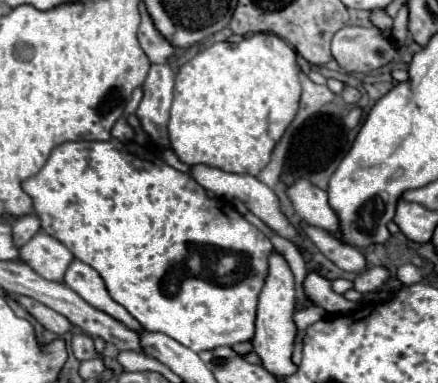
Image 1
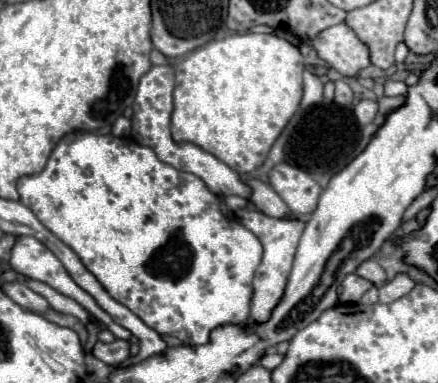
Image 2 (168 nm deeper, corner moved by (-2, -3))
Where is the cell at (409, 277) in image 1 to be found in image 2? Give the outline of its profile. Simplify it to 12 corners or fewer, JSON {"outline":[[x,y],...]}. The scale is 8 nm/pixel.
{"outline":[[397,274],[379,286],[379,302],[389,304],[411,292],[415,282]]}

